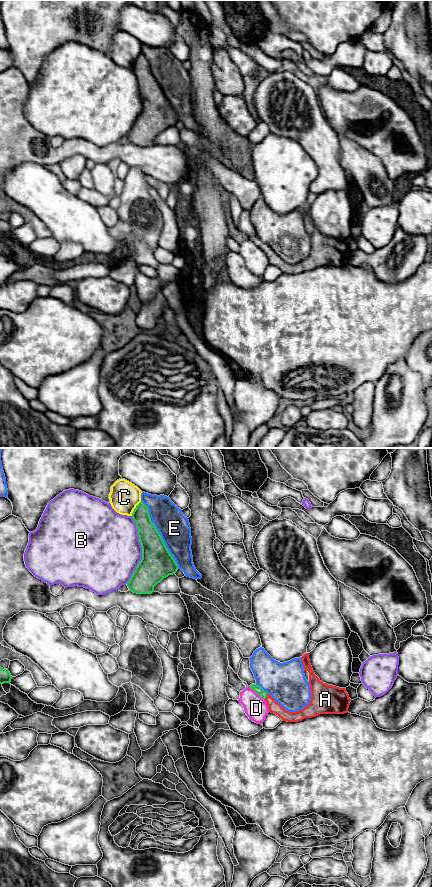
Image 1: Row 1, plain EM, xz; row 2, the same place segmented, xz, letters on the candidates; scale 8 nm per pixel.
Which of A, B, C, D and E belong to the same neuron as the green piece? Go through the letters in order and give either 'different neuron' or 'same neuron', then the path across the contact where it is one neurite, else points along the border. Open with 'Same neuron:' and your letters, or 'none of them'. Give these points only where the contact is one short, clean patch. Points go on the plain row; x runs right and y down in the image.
Same neuron: A
A: same neuron | across xz (263, 246), (266, 248), (274, 259)
B: different neuron
C: different neuron
D: different neuron
E: different neuron

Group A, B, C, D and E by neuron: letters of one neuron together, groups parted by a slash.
A / B / C / D / E

